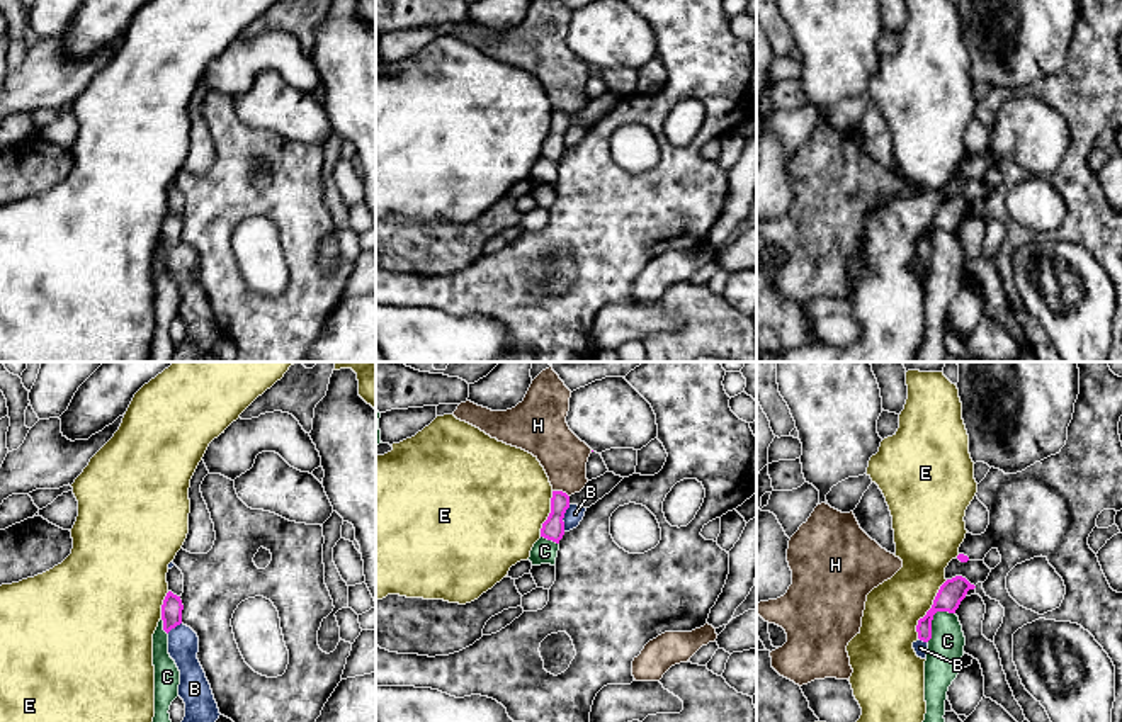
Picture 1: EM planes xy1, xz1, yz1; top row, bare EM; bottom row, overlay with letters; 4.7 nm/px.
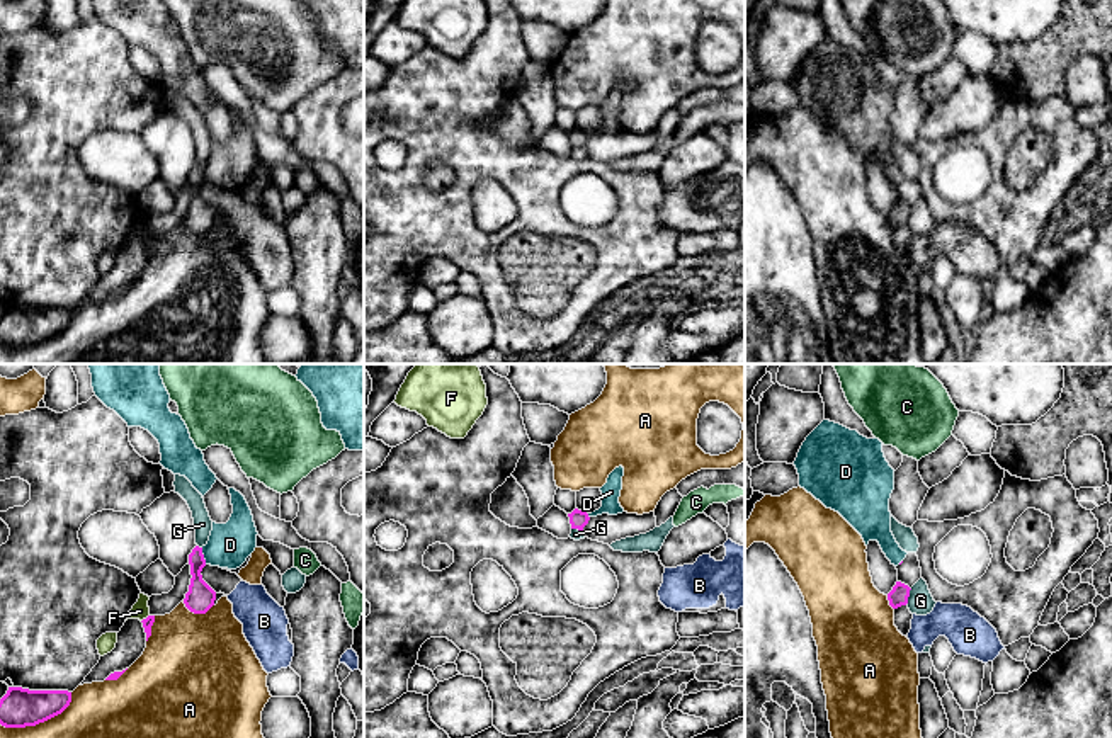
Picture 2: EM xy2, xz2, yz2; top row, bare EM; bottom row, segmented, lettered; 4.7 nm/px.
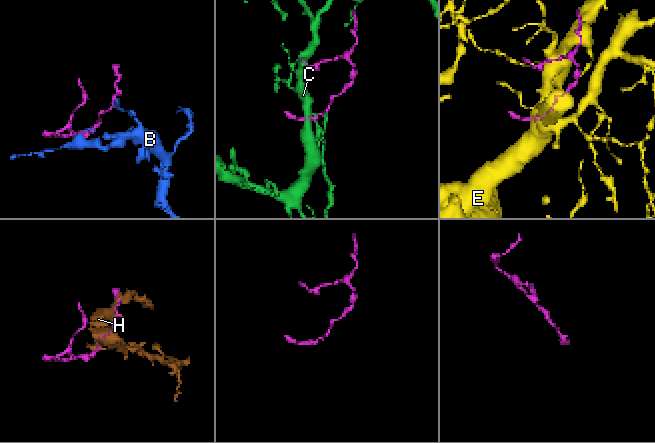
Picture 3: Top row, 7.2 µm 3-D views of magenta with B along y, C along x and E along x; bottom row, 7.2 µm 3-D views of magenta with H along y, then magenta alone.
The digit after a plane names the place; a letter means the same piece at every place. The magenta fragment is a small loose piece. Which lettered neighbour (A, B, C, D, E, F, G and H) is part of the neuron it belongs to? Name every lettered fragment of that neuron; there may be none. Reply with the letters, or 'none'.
D

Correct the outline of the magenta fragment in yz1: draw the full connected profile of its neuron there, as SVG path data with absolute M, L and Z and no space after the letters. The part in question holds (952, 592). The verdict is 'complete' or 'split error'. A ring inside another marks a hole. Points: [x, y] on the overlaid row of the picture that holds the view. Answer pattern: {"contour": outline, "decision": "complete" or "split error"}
{"contour": "M955 576L952 579L947 579L935 600L932 608L926 612L923 618L918 620L916 632L918 639L923 642L928 642L932 639L932 620L937 612L949 612L955 613L959 608L960 601L966 598L969 589L974 589L976 586L971 584L966 578Z", "decision": "complete"}

